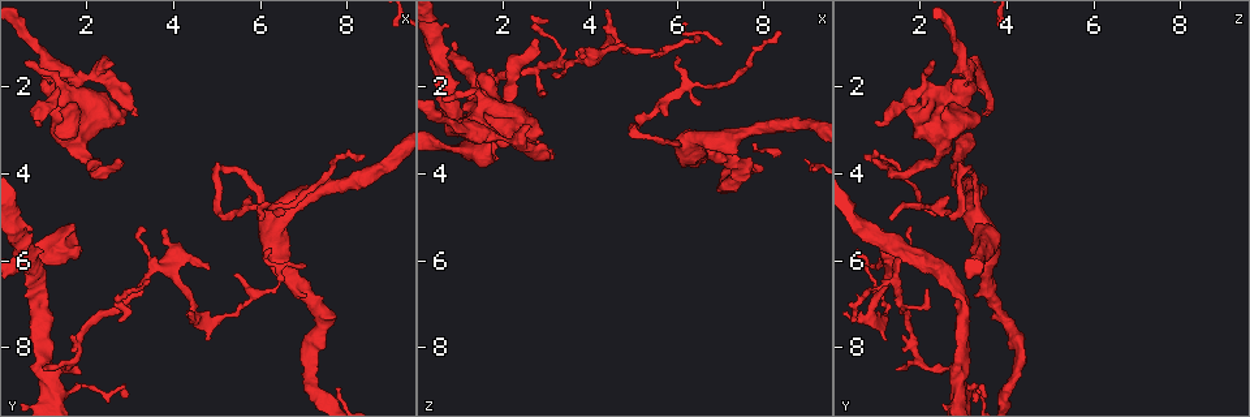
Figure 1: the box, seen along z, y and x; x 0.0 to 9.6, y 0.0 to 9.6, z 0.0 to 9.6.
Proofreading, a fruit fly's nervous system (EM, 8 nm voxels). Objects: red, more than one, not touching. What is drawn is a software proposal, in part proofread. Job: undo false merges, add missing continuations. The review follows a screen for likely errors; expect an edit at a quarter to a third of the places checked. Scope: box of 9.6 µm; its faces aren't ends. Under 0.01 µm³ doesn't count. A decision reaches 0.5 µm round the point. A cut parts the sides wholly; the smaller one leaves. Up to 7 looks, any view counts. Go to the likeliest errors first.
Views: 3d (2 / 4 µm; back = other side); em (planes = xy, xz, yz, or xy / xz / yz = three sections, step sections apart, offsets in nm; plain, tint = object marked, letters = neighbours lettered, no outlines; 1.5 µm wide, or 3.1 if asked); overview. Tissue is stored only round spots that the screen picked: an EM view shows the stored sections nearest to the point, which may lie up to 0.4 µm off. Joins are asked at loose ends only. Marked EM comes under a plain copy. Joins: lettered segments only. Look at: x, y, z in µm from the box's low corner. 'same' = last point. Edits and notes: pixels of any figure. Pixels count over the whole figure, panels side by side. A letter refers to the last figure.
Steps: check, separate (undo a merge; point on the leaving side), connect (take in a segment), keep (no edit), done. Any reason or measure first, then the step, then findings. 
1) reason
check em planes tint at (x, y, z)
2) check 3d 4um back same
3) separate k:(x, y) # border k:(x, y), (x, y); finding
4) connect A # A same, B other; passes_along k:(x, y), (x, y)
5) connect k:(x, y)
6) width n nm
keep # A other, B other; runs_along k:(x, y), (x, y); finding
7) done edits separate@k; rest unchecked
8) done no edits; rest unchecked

free end
check em planes letters at (1.75, 5.30, 3.25)

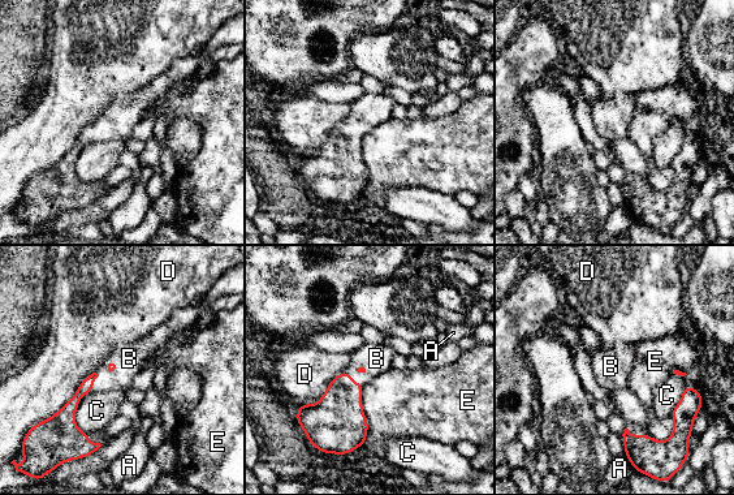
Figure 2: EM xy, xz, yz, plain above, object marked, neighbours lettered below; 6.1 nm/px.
connect B # A other, B same, C other, D other, E other; passes_along 2:(339, 417), (350, 379), (376, 358); the neuron continues

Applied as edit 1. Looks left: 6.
see it whole again
check overview

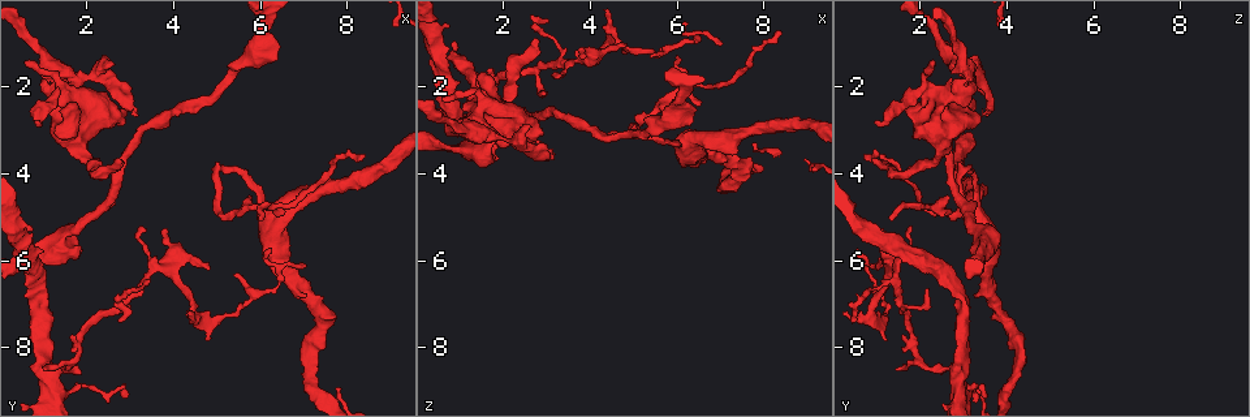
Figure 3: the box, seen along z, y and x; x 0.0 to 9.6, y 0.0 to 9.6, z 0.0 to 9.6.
tapers out
check em xy step 8 tint at (4.75, 7.80, 1.20)

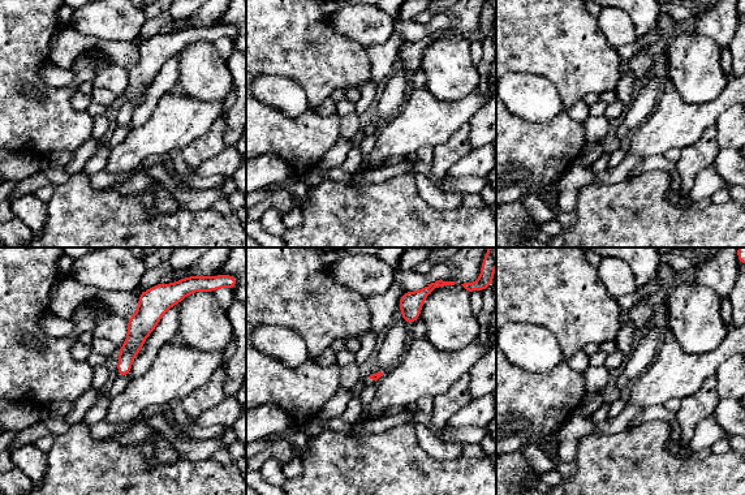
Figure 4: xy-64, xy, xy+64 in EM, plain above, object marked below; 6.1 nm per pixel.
check em planes letters same

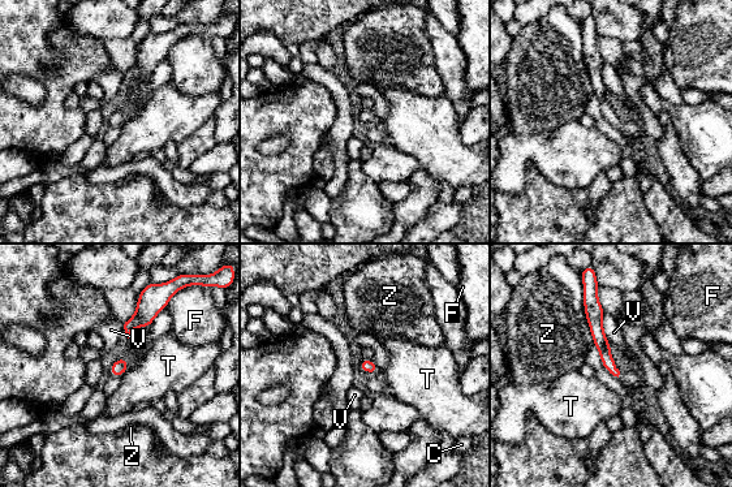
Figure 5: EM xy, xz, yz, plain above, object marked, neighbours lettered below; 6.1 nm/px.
width 80 nm
keep # C other, F other, T other, V other, Z other; border 5:(128, 370), (120, 375); no lettered segment goes on from it

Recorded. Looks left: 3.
a narrow waist
check em xz step 8 letters at (1.30, 2.10, 1.90)

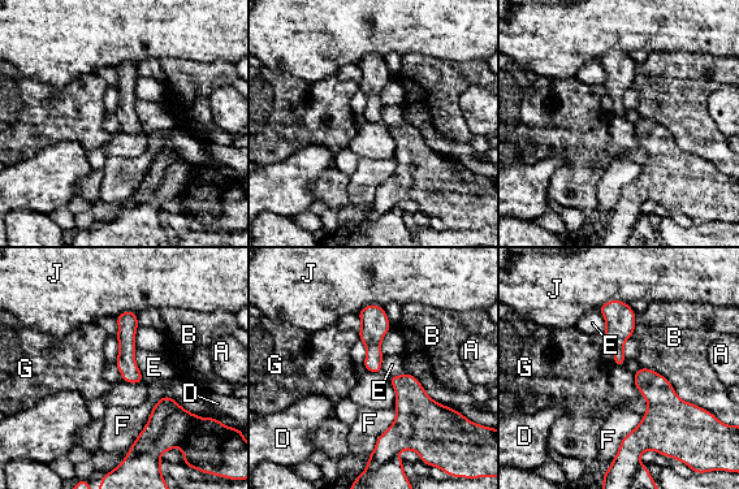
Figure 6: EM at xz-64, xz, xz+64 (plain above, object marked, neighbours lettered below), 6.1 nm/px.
width 130 nm
separate 6:(177, 424) # A other, B other, D other, E other, F other, G other, J other; part_leaving 6:(128, 314), (126, 366), (137, 380); two neurons meet here

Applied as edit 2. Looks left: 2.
done edits connect@2, separate@6; rest unchecked

